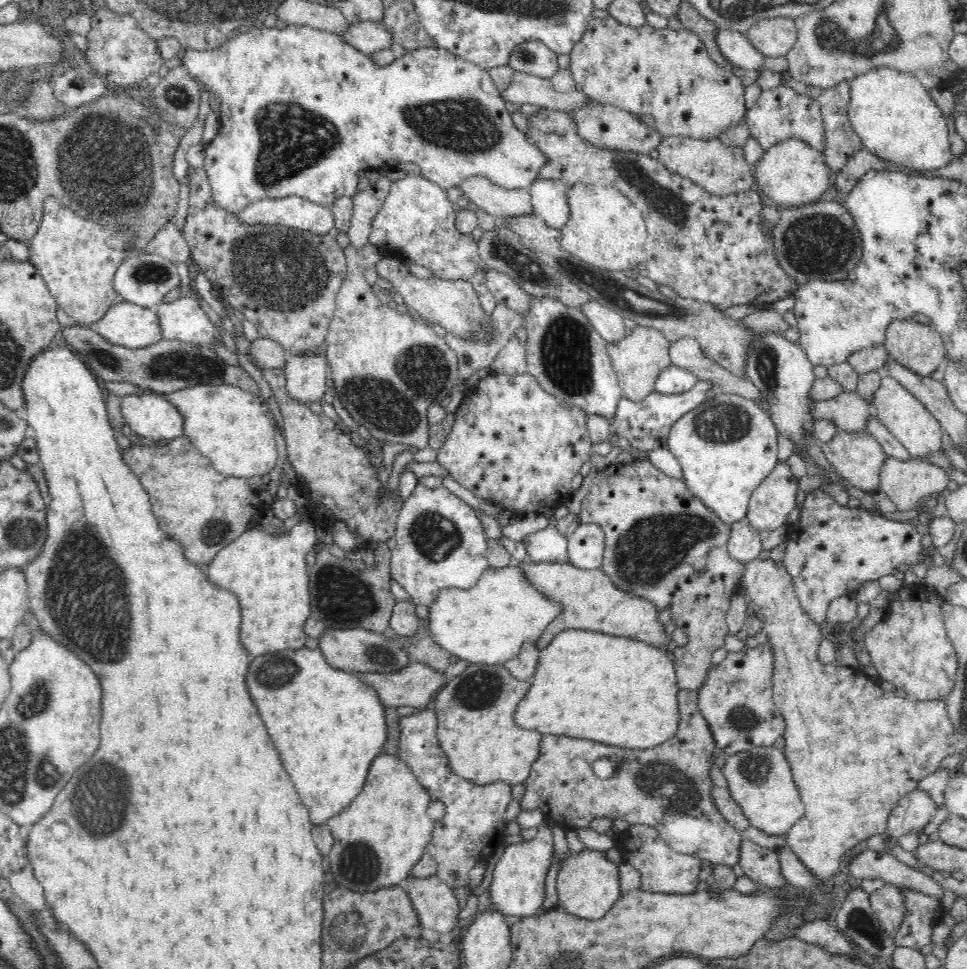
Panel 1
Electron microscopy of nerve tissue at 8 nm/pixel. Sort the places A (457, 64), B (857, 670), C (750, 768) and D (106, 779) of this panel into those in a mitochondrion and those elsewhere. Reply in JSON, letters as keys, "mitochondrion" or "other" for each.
{"A":"other","B":"other","C":"mitochondrion","D":"mitochondrion"}

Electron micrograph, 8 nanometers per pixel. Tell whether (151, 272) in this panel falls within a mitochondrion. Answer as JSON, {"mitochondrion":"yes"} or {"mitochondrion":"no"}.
{"mitochondrion":"yes"}

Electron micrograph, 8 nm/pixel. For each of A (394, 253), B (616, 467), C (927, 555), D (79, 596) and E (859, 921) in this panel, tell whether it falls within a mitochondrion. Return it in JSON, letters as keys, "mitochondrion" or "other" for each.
{"A":"other","B":"other","C":"other","D":"mitochondrion","E":"mitochondrion"}

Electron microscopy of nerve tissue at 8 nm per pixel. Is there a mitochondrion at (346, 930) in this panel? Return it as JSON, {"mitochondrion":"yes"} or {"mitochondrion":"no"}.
{"mitochondrion":"yes"}

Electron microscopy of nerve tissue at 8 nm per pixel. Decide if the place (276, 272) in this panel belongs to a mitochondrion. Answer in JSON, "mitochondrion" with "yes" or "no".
{"mitochondrion":"yes"}

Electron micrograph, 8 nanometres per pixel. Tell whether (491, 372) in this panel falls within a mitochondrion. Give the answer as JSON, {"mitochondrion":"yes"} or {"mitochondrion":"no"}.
{"mitochondrion":"no"}

